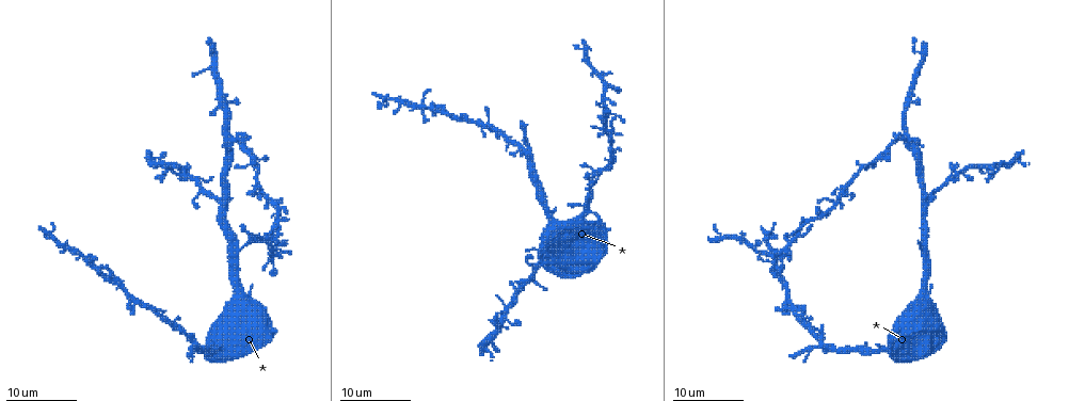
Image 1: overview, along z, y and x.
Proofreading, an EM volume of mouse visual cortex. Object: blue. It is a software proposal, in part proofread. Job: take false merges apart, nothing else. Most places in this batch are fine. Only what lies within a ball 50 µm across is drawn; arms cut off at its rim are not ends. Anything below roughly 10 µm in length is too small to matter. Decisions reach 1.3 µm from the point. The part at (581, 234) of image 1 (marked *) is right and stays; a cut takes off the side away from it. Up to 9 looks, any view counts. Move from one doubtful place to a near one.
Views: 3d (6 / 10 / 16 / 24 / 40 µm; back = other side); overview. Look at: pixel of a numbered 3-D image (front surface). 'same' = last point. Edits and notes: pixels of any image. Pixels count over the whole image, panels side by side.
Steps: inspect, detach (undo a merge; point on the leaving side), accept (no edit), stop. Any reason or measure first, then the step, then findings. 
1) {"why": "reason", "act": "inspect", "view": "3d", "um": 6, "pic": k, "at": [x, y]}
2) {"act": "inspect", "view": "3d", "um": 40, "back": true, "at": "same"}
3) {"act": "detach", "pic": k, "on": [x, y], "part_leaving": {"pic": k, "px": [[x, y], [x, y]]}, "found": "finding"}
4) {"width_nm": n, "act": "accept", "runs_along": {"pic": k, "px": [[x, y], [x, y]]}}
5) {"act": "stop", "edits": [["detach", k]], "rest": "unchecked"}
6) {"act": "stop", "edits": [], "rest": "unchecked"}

{"why": "sudden change in width", "act": "inspect", "view": "3d", "um": 16, "pic": 1, "at": [229, 255]}

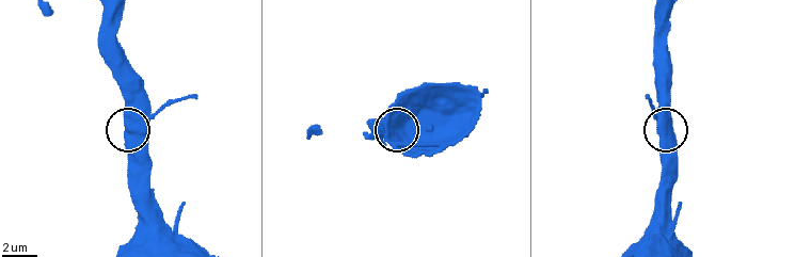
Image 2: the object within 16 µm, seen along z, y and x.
{"act": "inspect", "view": "3d", "um": 6, "pic": 2, "at": [130, 128]}

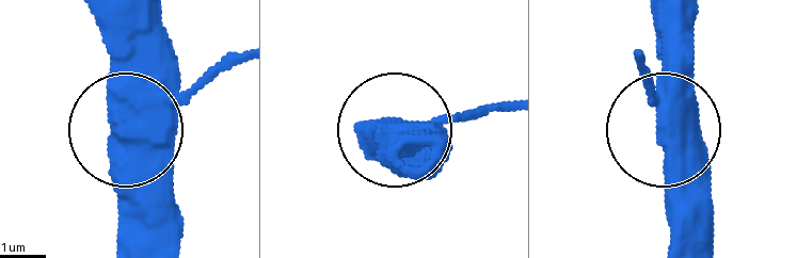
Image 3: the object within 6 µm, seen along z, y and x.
{"act": "accept", "runs_along": {"pic": 3, "px": [[147, 244], [128, 163], [128, 15]]}, "found": "all the same neuron"}

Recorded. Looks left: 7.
{"why": "looks like a crossing", "act": "inspect", "view": "3d", "um": 16, "pic": 1, "at": [223, 197]}

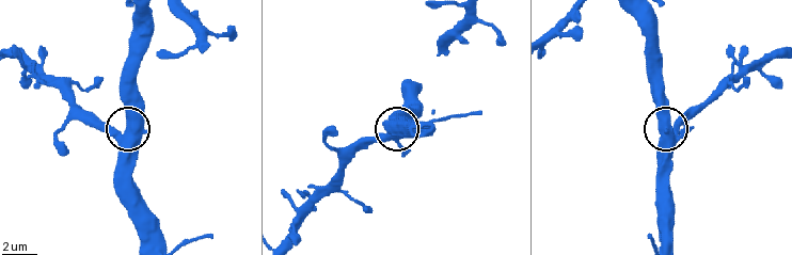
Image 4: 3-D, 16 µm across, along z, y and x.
{"act": "inspect", "view": "3d", "um": 6, "pic": 4, "at": [126, 132]}

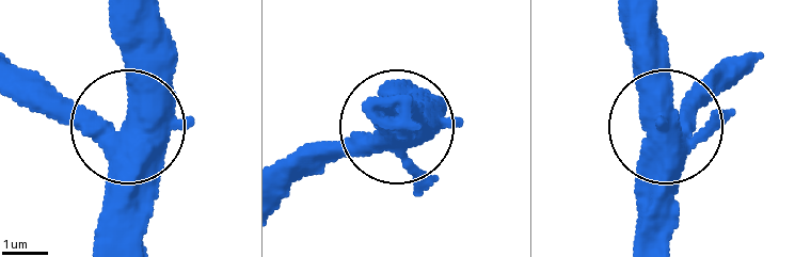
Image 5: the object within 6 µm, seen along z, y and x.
{"act": "inspect", "view": "3d", "um": 6, "back": true, "pic": 5, "at": [130, 126]}

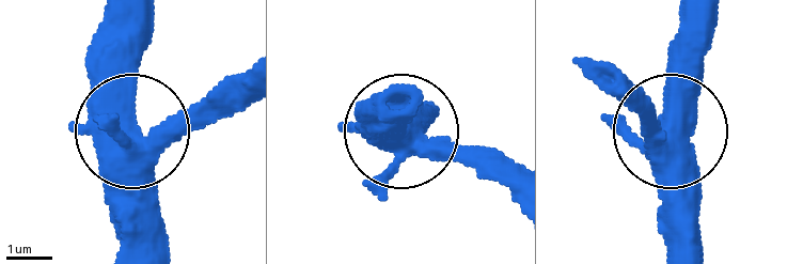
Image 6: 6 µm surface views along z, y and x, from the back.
{"side_arm_um": 21, "act": "accept", "found": "all the same neuron"}

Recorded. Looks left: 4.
{"act": "inspect", "view": "3d", "um": 16, "pic": 1, "at": [907, 139]}

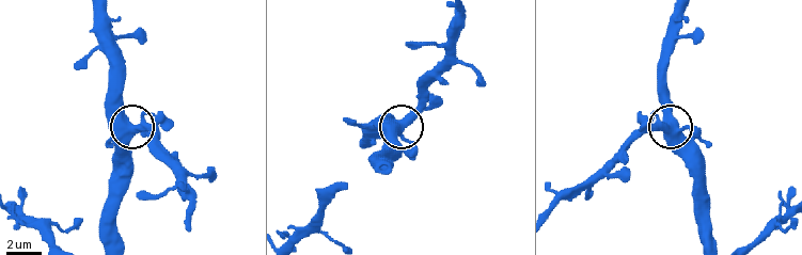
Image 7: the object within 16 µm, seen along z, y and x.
{"act": "inspect", "view": "3d", "um": 6, "pic": 7, "at": [663, 126]}

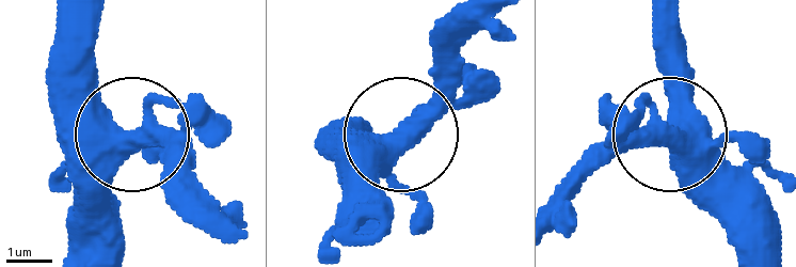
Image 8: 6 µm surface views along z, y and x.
{"width_nm": 520, "act": "accept", "runs_along": {"pic": 8, "px": [[72, 246], [76, 200], [122, 130], [52, 55]]}, "found": "one neuron here"}

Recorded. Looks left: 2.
{"why": "calibre changes", "act": "inspect", "view": "3d", "um": 24, "pic": 1, "at": [860, 171]}

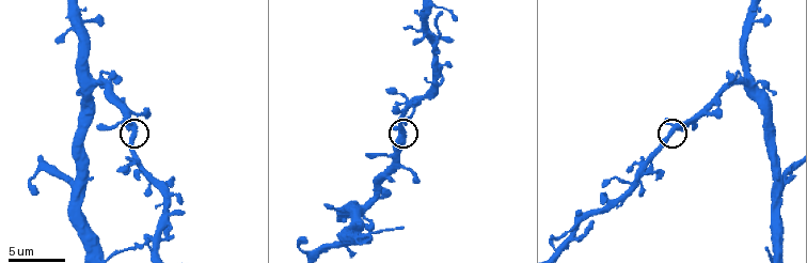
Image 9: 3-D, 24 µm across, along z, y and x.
{"act": "inspect", "view": "3d", "um": 6, "pic": 9, "at": [134, 132]}

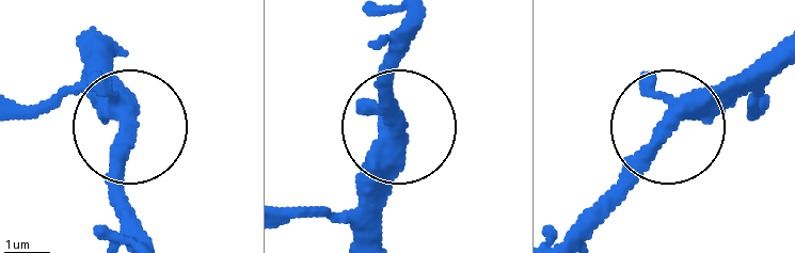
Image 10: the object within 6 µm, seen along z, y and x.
{"width_nm": 320, "act": "accept", "runs_along": {"pic": 10, "px": [[782, 34], [690, 104], [579, 215]]}, "found": "all the same neuron"}

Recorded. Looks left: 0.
{"act": "stop", "edits": [], "rest": "unchecked"}

